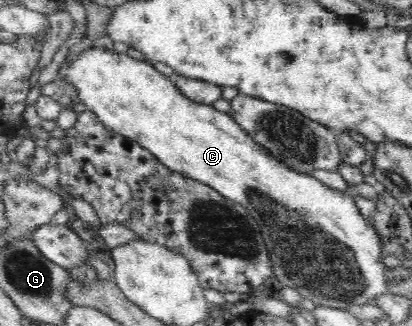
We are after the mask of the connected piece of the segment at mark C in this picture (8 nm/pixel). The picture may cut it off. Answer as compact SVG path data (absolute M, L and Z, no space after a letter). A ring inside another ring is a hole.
M92 49L82 53L68 69L62 69L60 75L72 81L80 101L108 130L136 141L173 172L208 184L226 199L244 206L259 224L268 249L273 287L292 287L315 306L343 310L352 305L375 303L380 296L390 293L386 278L390 267L383 262L385 255L380 232L374 228L374 221L369 222L368 217L360 213L354 196L348 191L336 190L310 174L291 169L253 141L228 112L186 98L169 77L154 68L153 63L133 59L125 53L114 53L114 50Z

